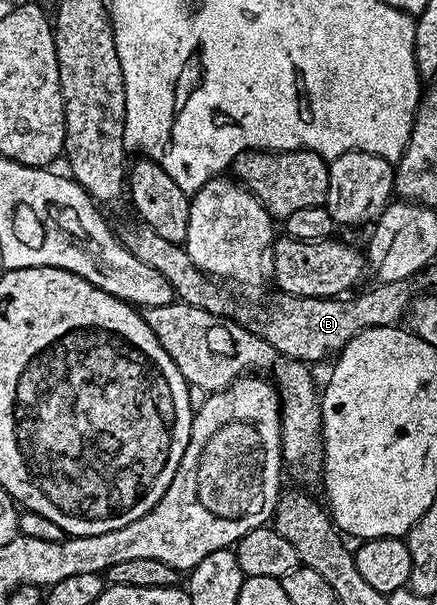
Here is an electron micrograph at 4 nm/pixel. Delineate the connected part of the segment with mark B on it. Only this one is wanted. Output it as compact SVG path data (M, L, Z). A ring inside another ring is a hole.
M142 222L135 223L119 229L121 242L126 250L130 250L130 254L134 254L134 258L146 262L146 266L154 266L154 270L158 270L158 274L170 282L173 297L179 303L198 306L198 310L206 310L215 316L231 318L266 343L273 344L280 355L289 356L291 360L303 360L309 366L319 360L335 357L350 342L350 338L362 330L399 325L414 299L413 281L407 279L389 284L377 283L374 288L368 288L358 296L349 298L291 296L278 290L274 296L268 296L265 300L244 300L240 304L239 298L228 289L231 287L206 275L198 270L198 266L194 266L194 262L190 262L190 254L183 244L166 242L166 238L154 234L150 226Z

